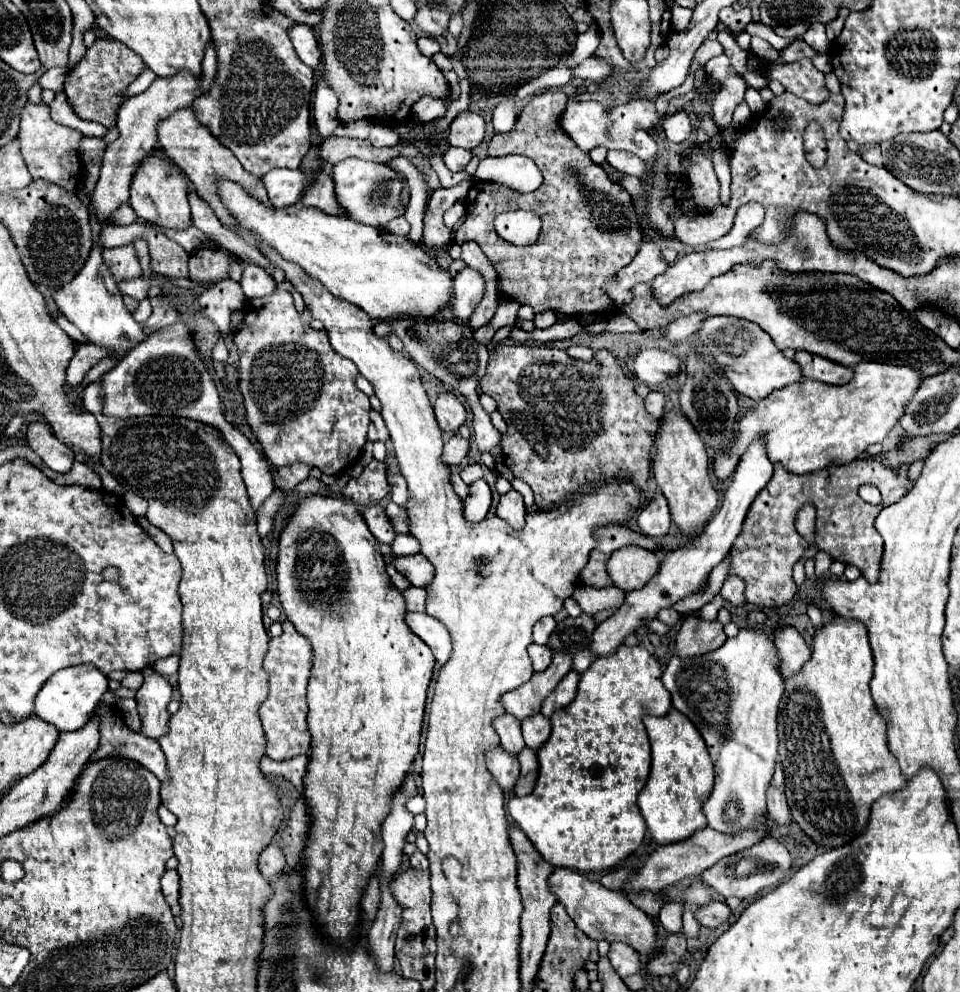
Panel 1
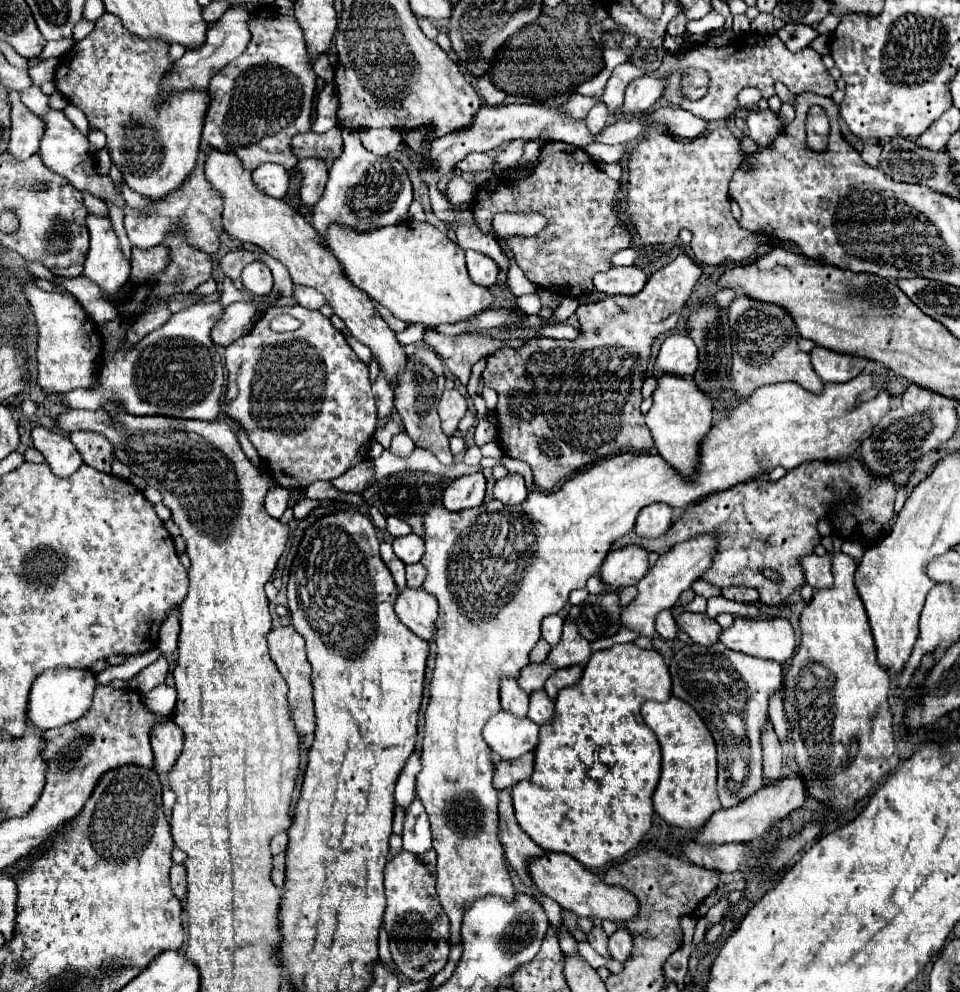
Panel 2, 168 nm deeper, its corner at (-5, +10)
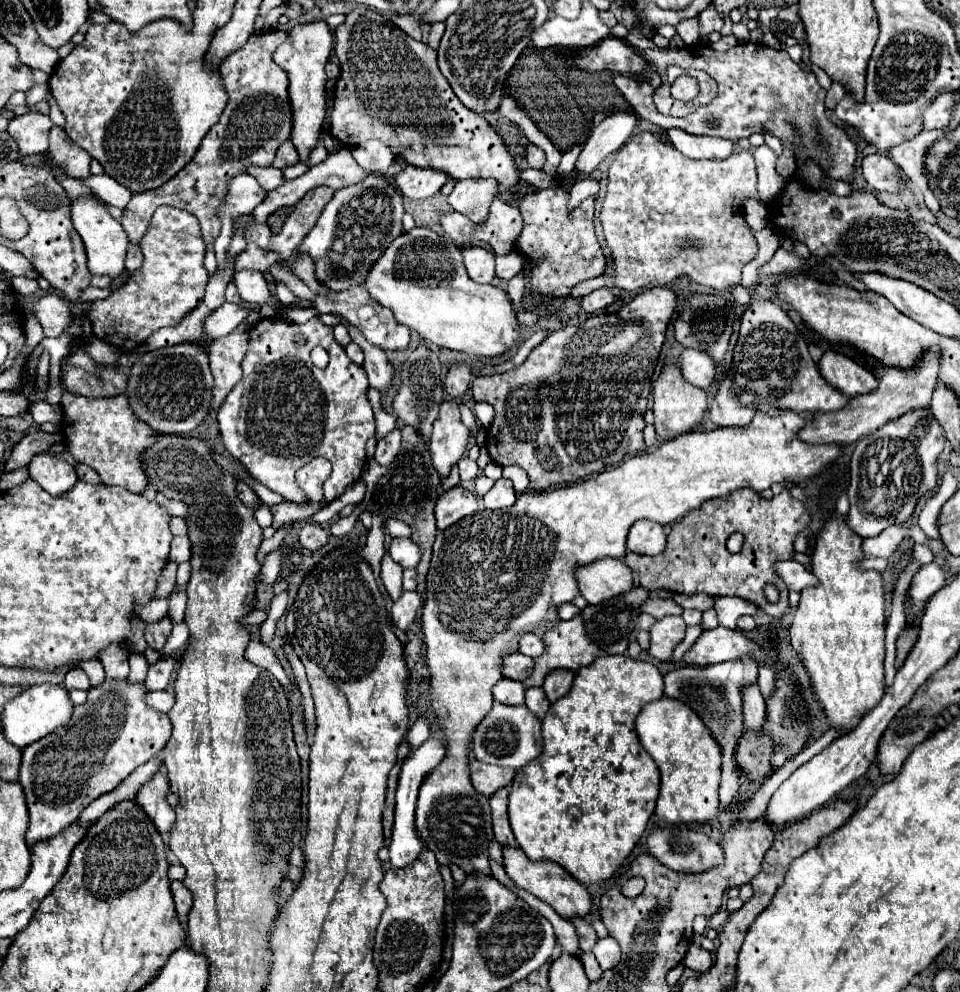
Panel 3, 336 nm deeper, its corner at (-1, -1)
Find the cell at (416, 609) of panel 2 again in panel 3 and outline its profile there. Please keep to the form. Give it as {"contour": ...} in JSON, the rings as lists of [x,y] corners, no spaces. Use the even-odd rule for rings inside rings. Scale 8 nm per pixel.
{"contour":[[[402,592],[402,596],[392,606],[392,624],[398,630],[408,632],[408,628],[416,620],[416,612],[422,606],[422,602],[424,600],[422,600],[420,592]]]}

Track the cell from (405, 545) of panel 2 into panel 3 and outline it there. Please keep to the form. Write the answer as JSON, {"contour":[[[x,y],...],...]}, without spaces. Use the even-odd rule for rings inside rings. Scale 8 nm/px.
{"contour":[[[410,538],[392,540],[388,552],[390,552],[392,560],[398,562],[402,568],[416,568],[420,562],[420,548],[416,544],[412,544]]]}

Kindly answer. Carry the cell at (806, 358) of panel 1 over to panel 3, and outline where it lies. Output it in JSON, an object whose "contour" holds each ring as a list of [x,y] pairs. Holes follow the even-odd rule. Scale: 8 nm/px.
{"contour":[[[826,350],[818,362],[818,368],[822,378],[844,396],[856,396],[876,388],[874,374],[840,352]]]}

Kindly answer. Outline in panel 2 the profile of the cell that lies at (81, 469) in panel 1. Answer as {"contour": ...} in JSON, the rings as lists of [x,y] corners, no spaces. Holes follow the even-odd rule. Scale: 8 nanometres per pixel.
{"contour":[[[76,431],[72,433],[72,443],[76,445],[86,465],[110,473],[114,461],[114,449],[106,437],[92,431]]]}

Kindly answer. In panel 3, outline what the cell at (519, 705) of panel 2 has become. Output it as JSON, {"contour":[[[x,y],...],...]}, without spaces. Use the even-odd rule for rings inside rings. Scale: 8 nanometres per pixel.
{"contour":[[[504,678],[494,686],[494,700],[502,702],[502,704],[522,706],[524,704],[524,688],[518,680]]]}

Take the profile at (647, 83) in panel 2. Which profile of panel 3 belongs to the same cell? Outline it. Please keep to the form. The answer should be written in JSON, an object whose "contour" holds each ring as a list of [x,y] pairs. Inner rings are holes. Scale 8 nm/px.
{"contour":[[[630,110],[610,114],[598,128],[594,128],[588,136],[588,142],[576,162],[576,170],[582,176],[590,176],[604,156],[618,150],[624,142],[628,142],[634,126],[638,124],[638,116]]]}

